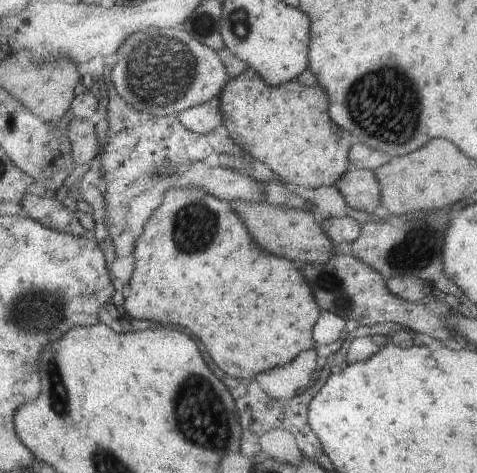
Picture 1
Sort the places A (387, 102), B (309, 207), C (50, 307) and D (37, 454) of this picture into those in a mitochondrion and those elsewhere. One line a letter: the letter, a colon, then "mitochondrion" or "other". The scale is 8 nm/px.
A: mitochondrion
B: other
C: mitochondrion
D: other

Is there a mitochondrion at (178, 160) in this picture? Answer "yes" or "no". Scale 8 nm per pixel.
no

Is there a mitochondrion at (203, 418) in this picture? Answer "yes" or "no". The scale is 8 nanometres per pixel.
yes

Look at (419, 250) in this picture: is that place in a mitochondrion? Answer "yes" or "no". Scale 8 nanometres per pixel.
yes

